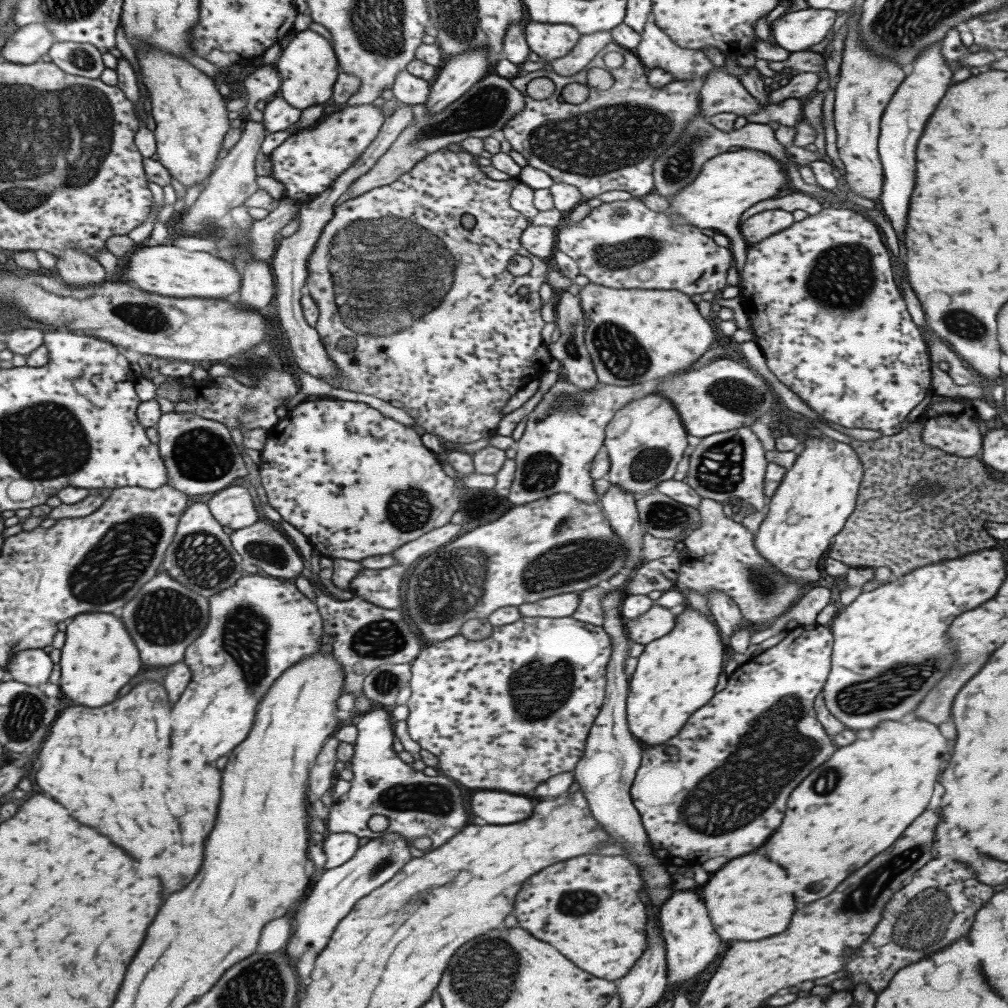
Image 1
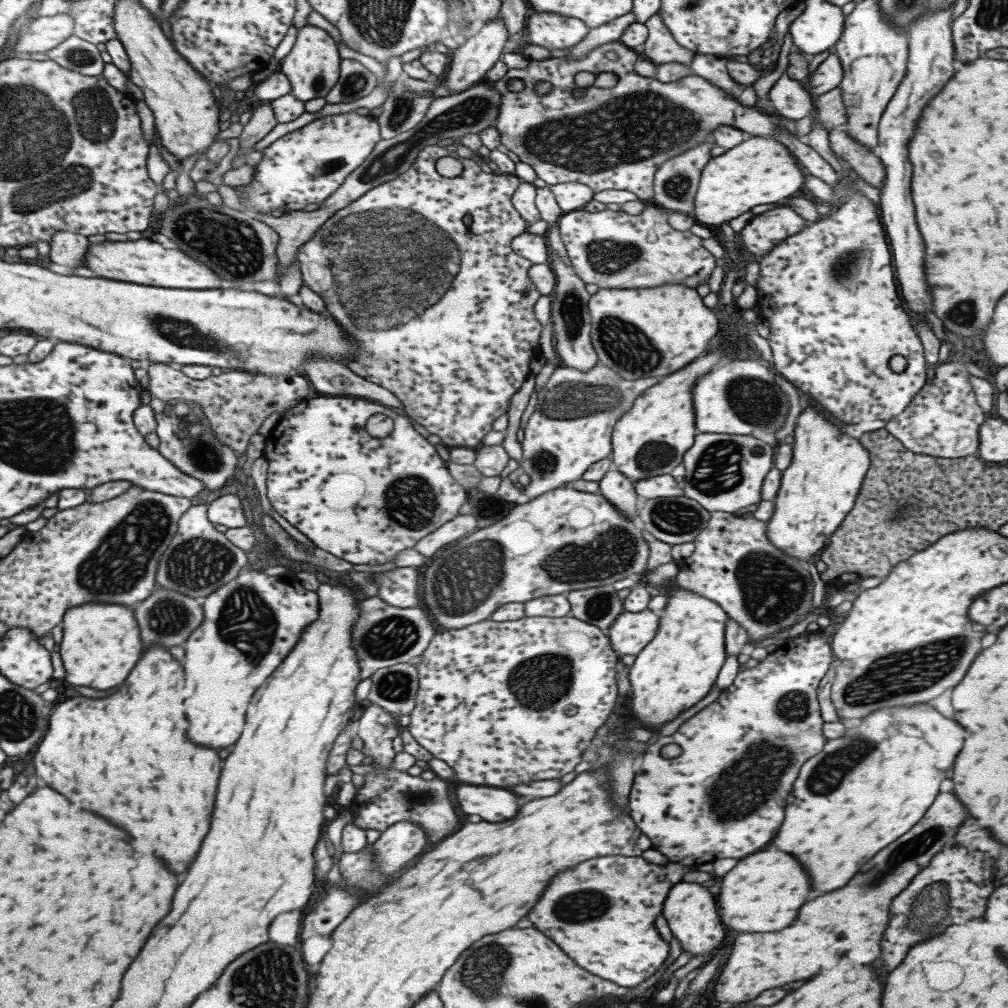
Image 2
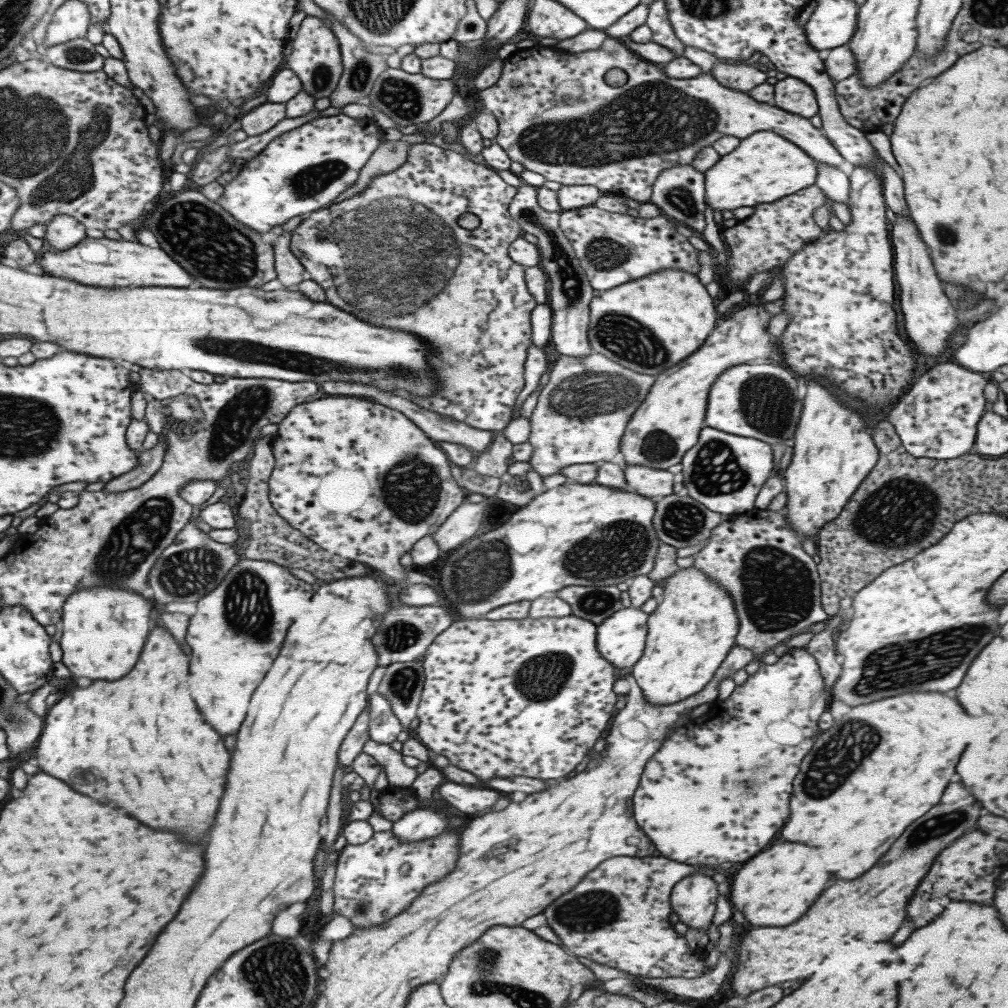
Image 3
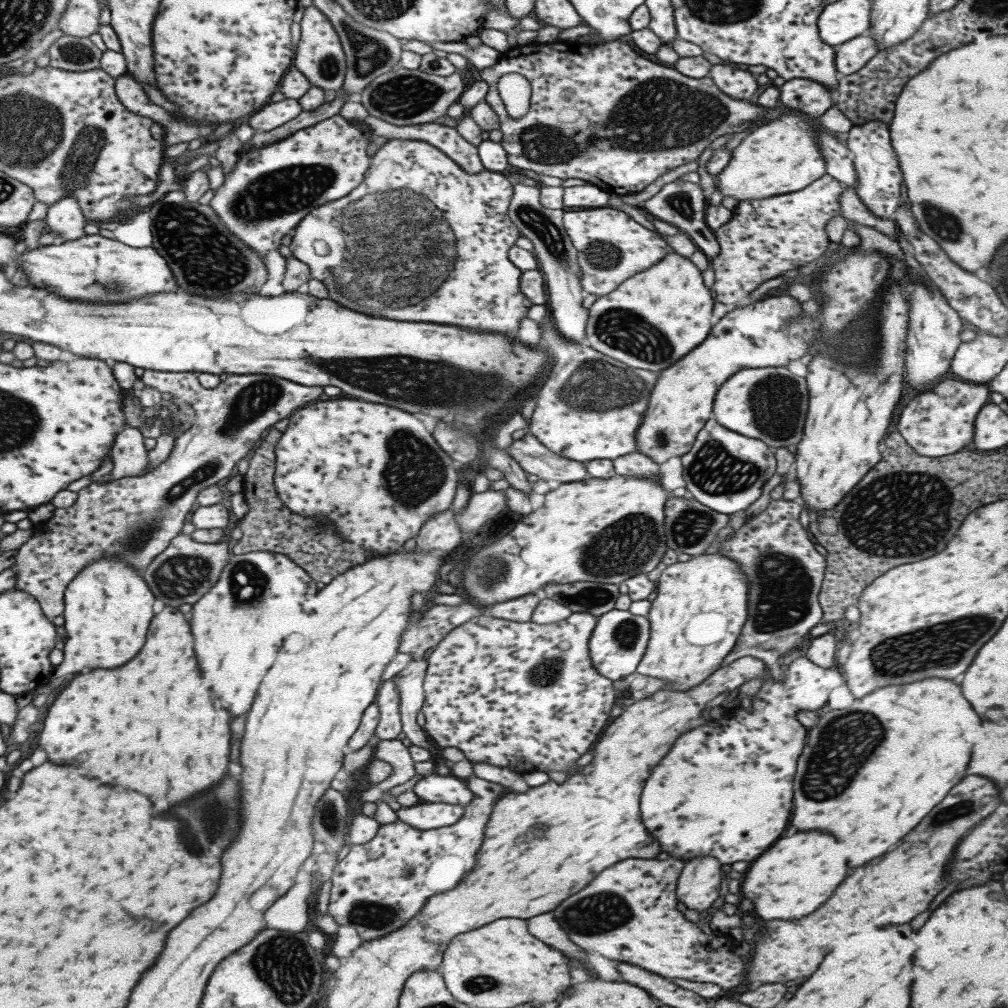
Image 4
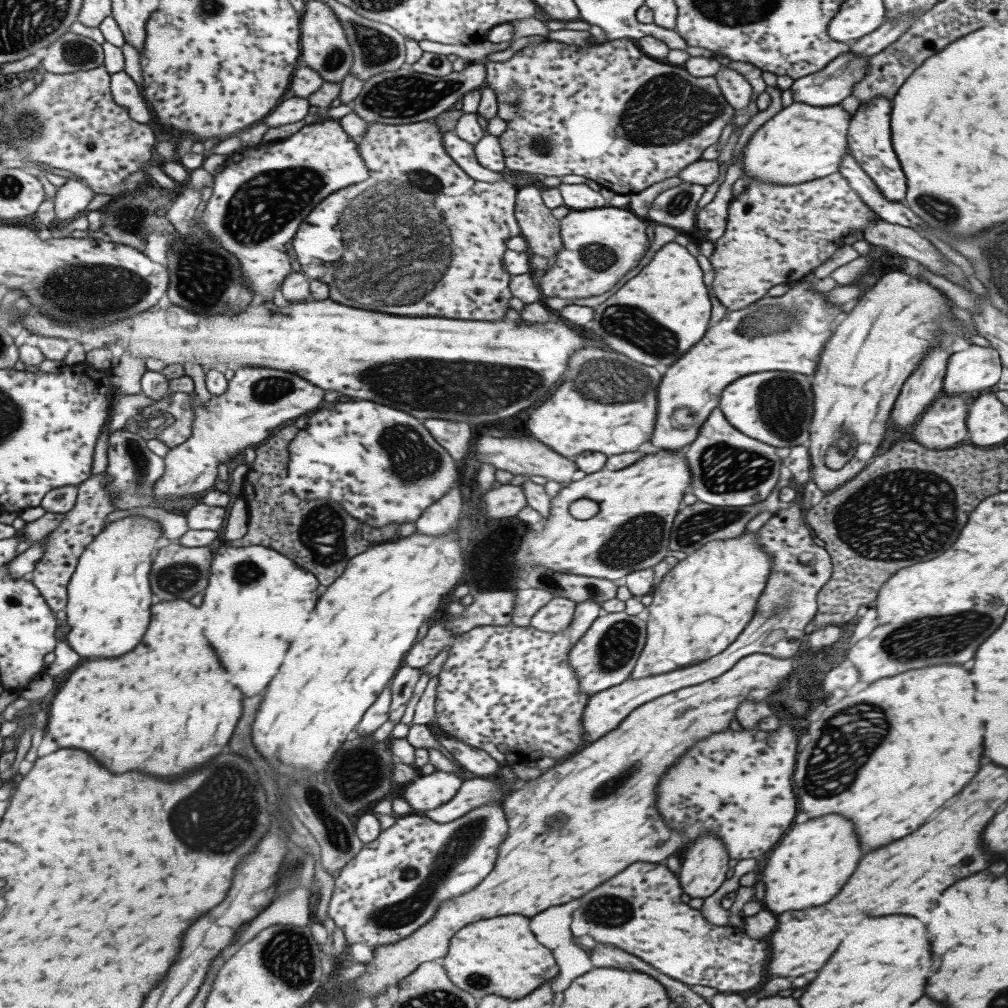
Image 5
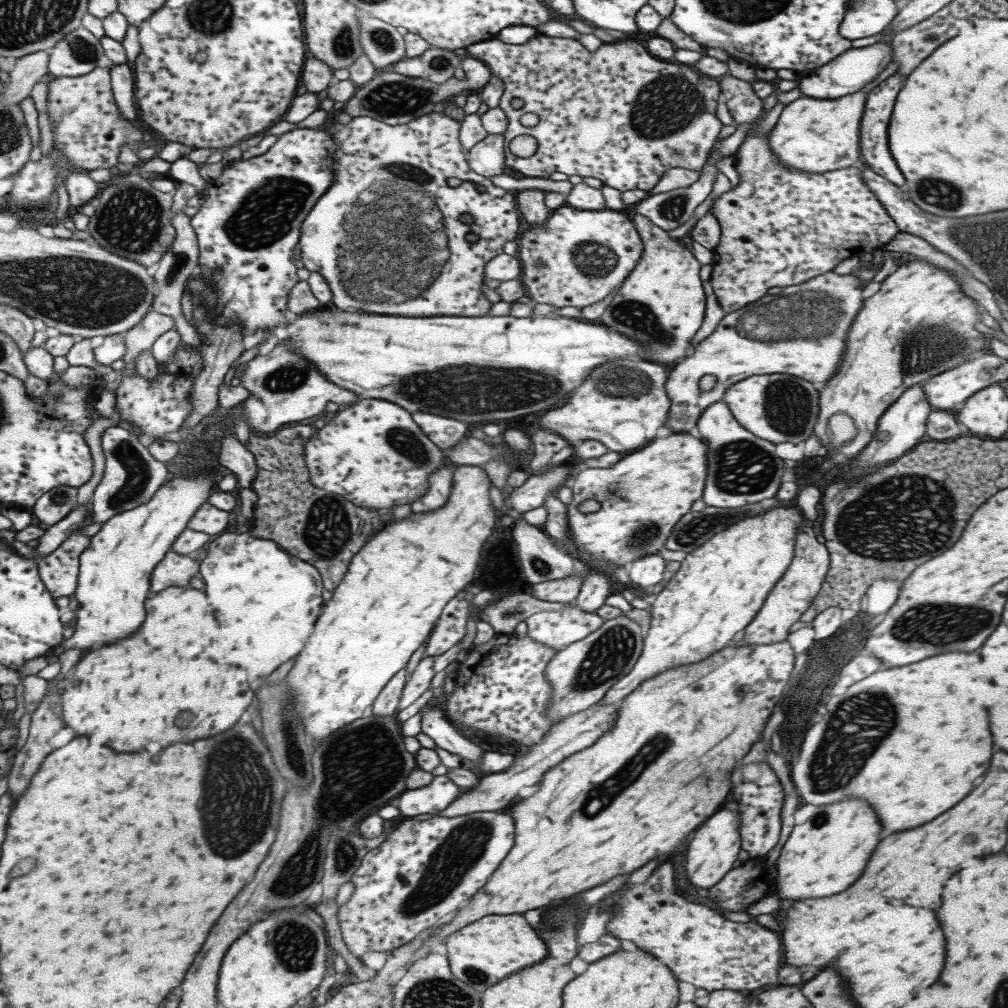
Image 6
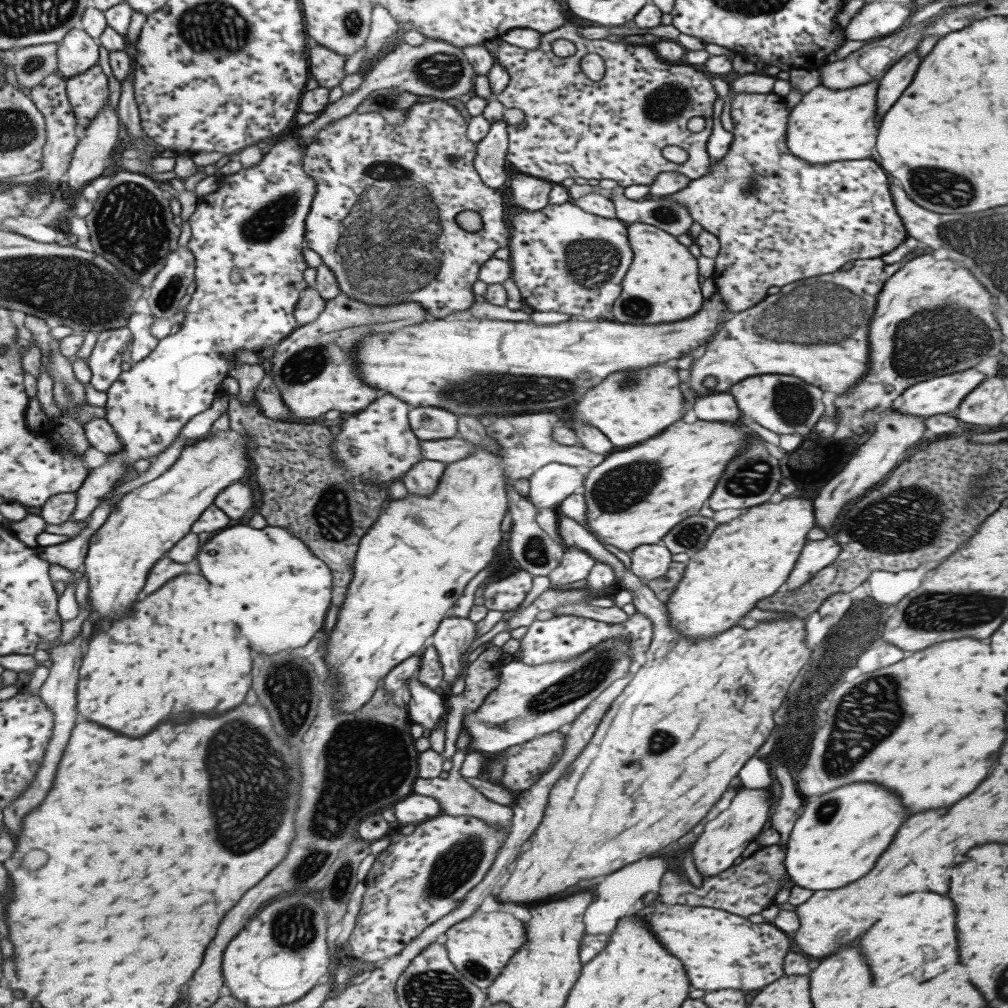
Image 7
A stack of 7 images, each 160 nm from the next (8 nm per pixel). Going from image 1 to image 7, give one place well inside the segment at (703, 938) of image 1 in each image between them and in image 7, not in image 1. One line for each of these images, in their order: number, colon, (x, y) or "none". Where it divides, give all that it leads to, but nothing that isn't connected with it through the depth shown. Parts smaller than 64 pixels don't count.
2: (689, 910)
3: (693, 898)
4: (696, 887)
5: (704, 864)
6: (711, 852)
7: (723, 838)

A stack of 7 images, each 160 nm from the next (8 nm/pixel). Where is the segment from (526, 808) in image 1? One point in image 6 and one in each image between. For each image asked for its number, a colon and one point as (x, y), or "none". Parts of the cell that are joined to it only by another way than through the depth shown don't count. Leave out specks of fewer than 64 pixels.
2: (491, 804)
3: (467, 800)
4: (431, 788)
5: (429, 791)
6: (428, 800)

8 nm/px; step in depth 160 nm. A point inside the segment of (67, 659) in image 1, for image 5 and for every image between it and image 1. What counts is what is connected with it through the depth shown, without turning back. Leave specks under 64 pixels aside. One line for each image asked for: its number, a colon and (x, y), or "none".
2: (100, 643)
3: (103, 629)
4: (107, 607)
5: (107, 609)

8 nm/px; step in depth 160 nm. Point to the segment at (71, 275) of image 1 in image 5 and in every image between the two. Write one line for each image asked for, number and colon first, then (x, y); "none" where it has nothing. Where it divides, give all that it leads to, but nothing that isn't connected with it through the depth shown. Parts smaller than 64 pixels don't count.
2: (66, 248)
3: (62, 232)
4: (64, 217)
5: (72, 197)

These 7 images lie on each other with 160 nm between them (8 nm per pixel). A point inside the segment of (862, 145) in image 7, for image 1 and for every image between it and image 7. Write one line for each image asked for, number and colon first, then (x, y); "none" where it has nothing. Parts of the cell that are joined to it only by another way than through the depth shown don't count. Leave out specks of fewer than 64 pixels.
1: (727, 184)
2: (760, 170)
3: (764, 167)
4: (781, 156)
5: (801, 142)
6: (812, 135)

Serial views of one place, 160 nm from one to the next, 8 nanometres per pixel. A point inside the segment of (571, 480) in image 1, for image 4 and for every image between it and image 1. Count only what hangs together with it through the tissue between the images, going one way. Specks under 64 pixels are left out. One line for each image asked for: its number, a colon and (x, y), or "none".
2: (570, 428)
3: (580, 414)
4: (582, 412)

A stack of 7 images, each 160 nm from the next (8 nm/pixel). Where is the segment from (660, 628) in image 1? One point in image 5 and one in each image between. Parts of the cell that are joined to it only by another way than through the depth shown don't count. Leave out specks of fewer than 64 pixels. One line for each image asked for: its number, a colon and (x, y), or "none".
2: (630, 631)
3: (619, 639)
4: (617, 642)
5: (604, 655)

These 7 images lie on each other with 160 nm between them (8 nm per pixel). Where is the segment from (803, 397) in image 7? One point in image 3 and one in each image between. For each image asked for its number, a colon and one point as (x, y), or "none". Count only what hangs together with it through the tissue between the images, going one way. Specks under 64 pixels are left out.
3: (761, 402)
4: (769, 404)
5: (775, 408)
6: (776, 407)

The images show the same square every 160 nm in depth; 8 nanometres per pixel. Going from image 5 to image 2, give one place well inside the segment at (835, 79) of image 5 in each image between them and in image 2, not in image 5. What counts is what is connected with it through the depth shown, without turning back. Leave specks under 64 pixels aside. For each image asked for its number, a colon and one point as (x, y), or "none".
2: (789, 99)
3: (792, 95)
4: (810, 98)

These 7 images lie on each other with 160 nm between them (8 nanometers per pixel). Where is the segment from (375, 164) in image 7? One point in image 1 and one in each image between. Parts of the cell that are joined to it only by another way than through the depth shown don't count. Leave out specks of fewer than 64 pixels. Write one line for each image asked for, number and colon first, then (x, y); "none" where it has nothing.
1: (449, 344)
2: (453, 364)
3: (470, 302)
4: (451, 266)
5: (415, 195)
6: (387, 179)

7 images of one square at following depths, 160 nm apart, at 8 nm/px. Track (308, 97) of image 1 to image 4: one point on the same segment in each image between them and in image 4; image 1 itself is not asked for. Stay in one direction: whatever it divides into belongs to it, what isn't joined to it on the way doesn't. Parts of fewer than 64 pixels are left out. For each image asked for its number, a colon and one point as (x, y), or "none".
2: (311, 67)
3: (315, 61)
4: (318, 56)

